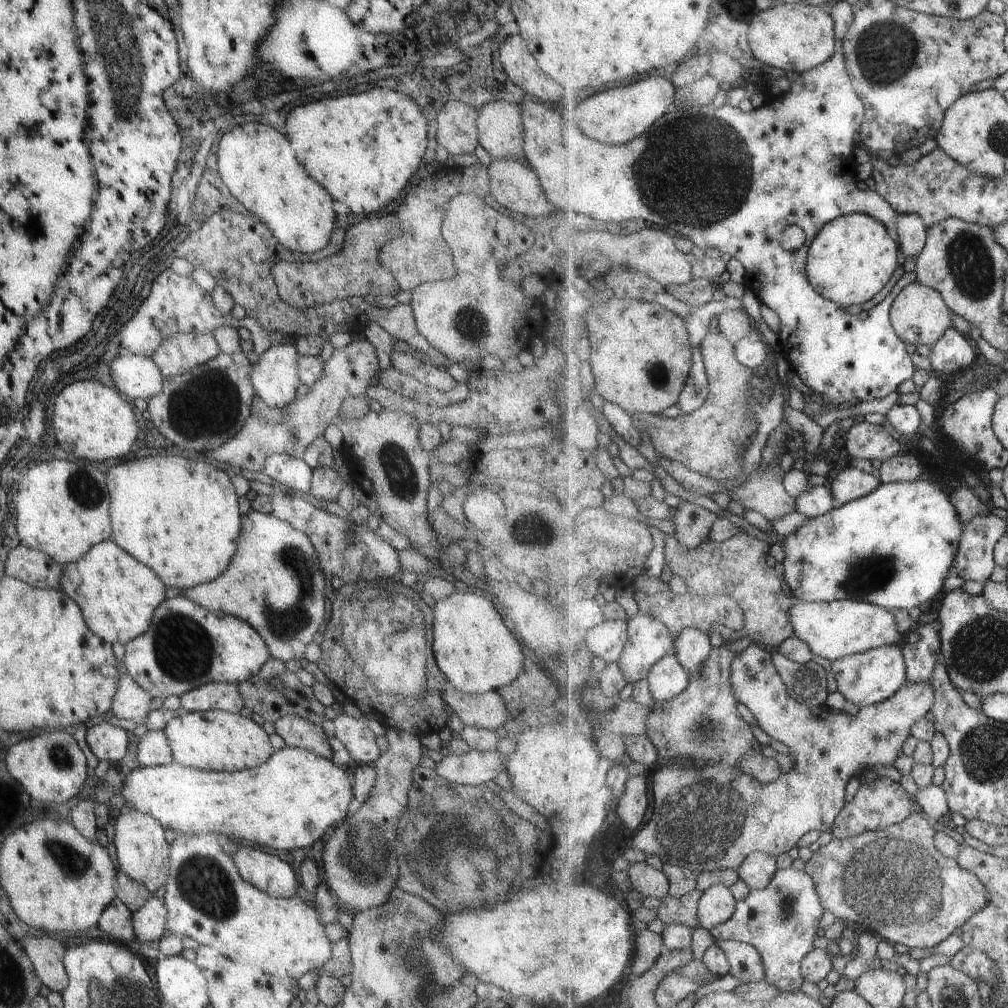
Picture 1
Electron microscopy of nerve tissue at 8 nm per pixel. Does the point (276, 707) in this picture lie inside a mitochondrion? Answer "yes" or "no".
no

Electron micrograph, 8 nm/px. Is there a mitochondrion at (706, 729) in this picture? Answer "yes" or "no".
yes

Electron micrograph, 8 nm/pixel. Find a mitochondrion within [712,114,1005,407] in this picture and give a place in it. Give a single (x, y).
(971, 263)

